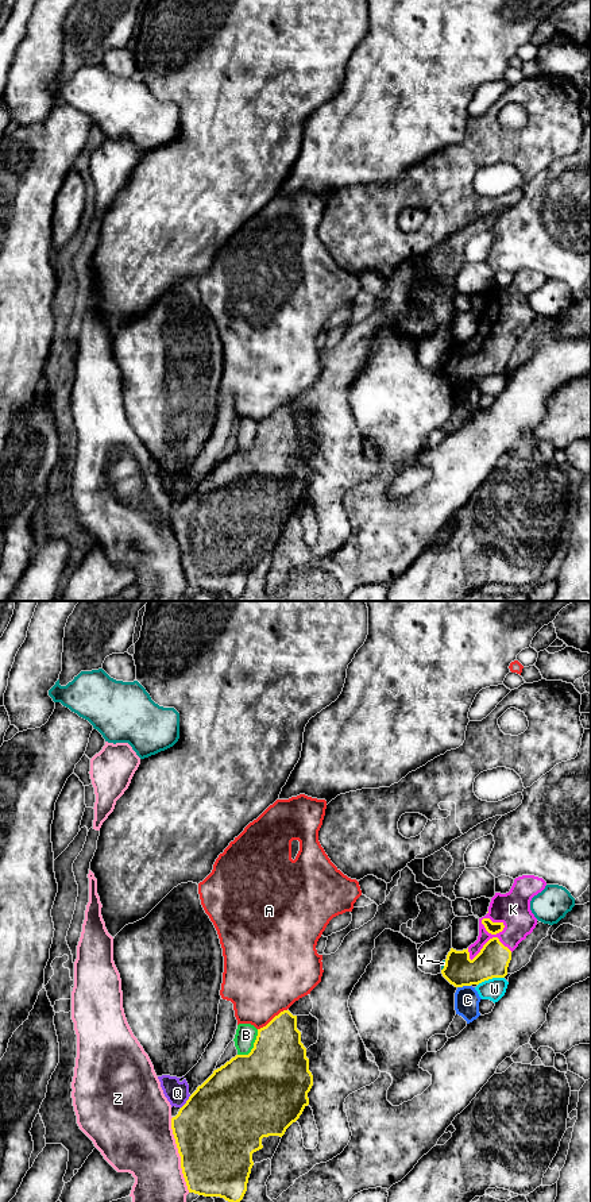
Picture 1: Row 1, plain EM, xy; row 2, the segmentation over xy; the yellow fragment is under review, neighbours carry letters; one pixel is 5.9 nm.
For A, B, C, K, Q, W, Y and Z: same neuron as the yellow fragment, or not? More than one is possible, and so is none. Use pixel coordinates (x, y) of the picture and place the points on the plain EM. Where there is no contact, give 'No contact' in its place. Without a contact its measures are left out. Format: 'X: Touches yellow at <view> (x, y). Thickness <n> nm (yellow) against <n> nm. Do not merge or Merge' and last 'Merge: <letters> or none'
A: Touches yellow at xy (273, 413). Thickness 340 nm (yellow) against 460 nm. Do not merge
B: Touches yellow at xy (254, 442). Thickness 460 nm (yellow) against 130 nm. Do not merge
C: Touches yellow at xy (463, 380). Thickness 190 nm (yellow) against 150 nm. Do not merge
K: Touches yellow at xy (489, 335). Thickness 190 nm (yellow) against 200 nm. Merge
Q: Touches yellow at xy (186, 497). Thickness 500 nm (yellow) against 140 nm. Do not merge
W: Touches yellow at xy (490, 373). Thickness 190 nm (yellow) against 130 nm. Do not merge
Y: Touches yellow at xy (444, 361). Thickness 190 nm (yellow) against 20 nm. Do not merge
Z: Touches yellow at xy (180, 550). Thickness 480 nm (yellow) against 400 nm. Do not merge
Merge: K

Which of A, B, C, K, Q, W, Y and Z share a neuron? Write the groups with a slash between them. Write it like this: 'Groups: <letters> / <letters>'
Groups: A / B / C / K / Q / W / Y / Z

